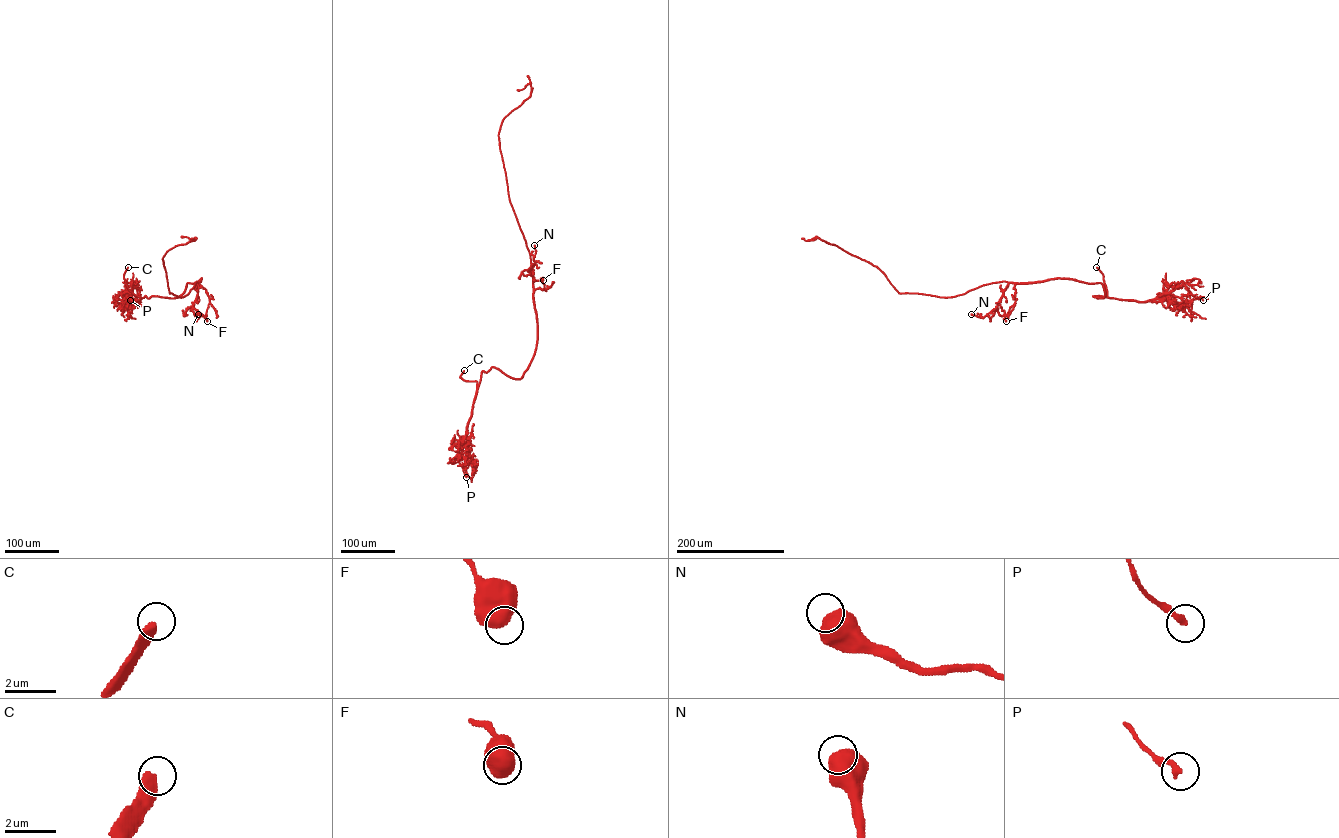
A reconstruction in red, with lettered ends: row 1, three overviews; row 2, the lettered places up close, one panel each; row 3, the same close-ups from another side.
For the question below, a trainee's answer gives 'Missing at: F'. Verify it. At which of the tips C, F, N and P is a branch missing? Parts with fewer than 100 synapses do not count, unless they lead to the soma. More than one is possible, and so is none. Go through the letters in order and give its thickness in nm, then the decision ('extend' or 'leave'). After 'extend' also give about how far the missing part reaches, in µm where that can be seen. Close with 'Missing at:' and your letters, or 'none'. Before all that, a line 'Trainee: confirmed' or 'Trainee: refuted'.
Trainee: refuted
C: calibre 480 nm; extend; missing 60 µm
F: calibre 700 nm; leave
N: calibre 700 nm; leave
P: calibre 280 nm; leave
Missing at: C

